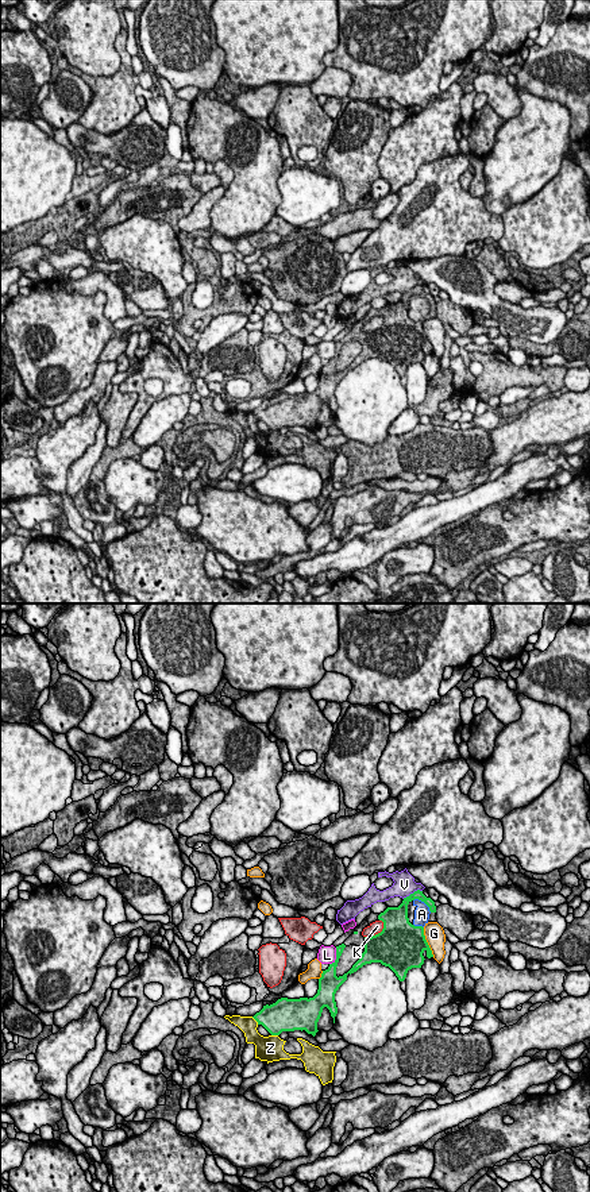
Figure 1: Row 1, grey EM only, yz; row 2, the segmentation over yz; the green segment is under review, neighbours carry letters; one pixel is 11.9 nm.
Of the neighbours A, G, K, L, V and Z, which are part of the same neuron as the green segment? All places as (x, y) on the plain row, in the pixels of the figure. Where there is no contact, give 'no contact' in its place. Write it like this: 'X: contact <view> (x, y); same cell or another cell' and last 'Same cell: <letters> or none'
A: contact yz (423, 296); another cell
G: contact yz (427, 338); another cell
K: contact yz (378, 328); another cell
L: contact yz (336, 351); another cell
V: contact yz (413, 288); another cell
Z: contact yz (255, 415); another cell
Same cell: none

